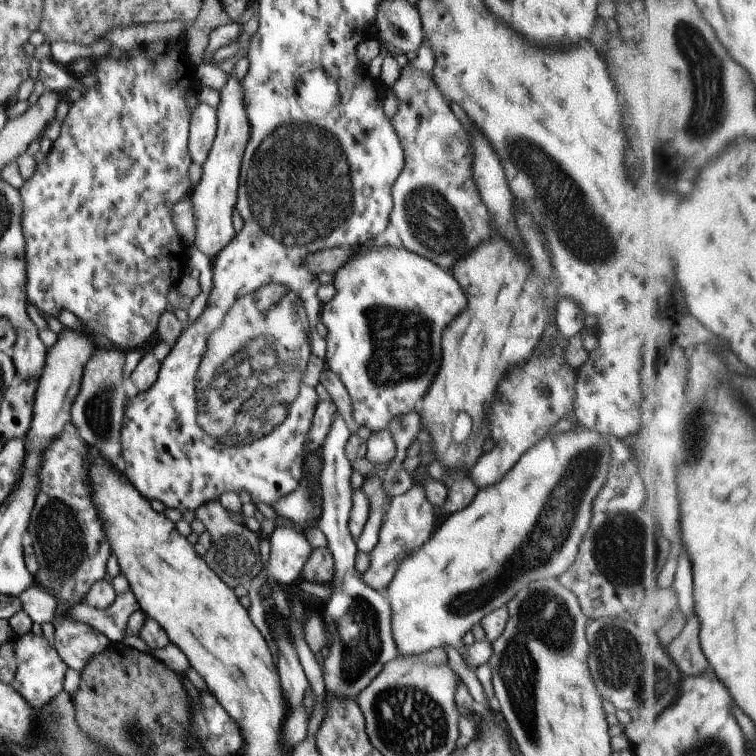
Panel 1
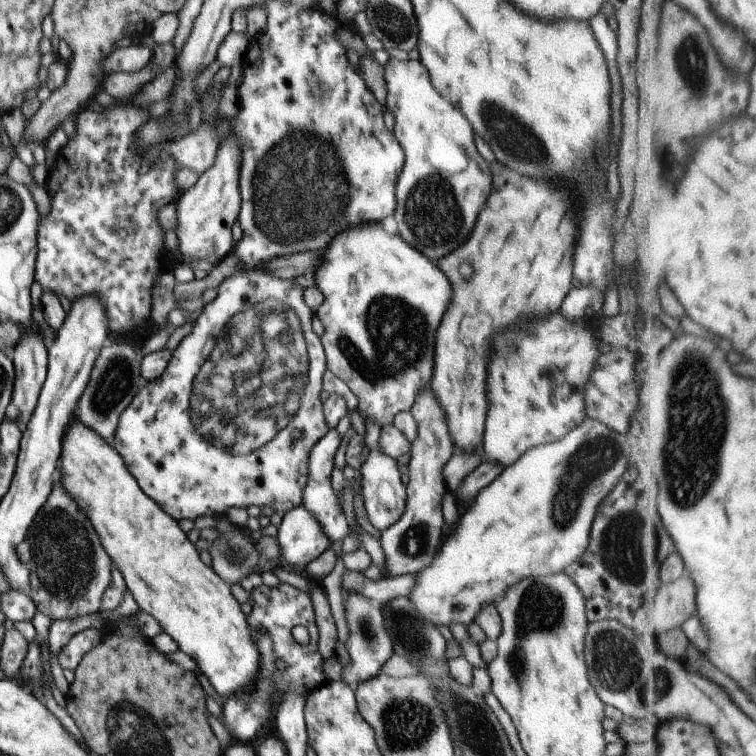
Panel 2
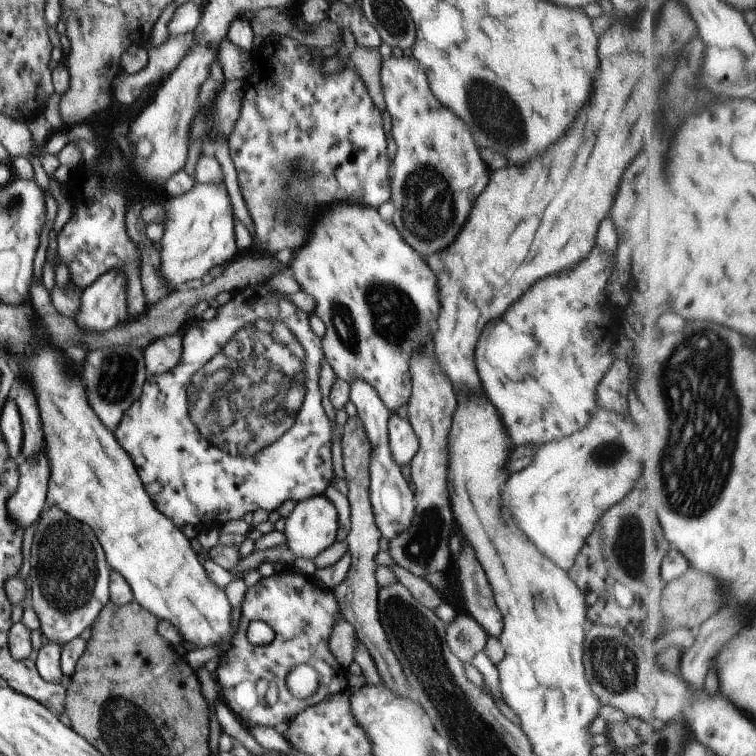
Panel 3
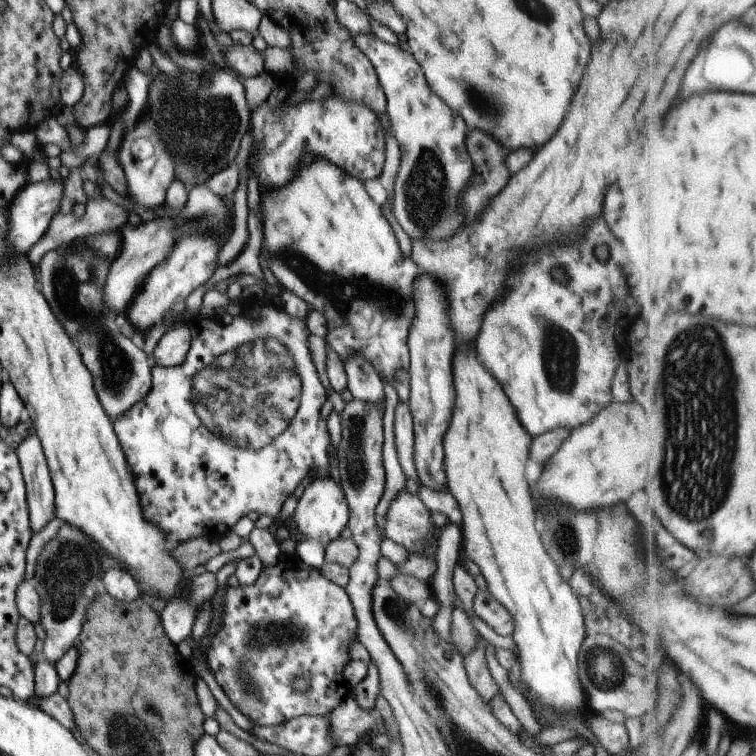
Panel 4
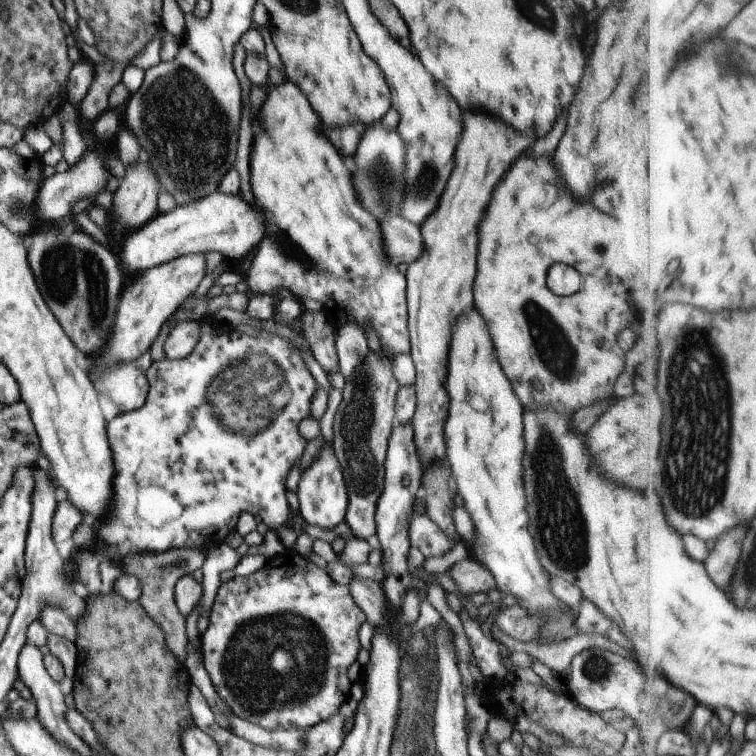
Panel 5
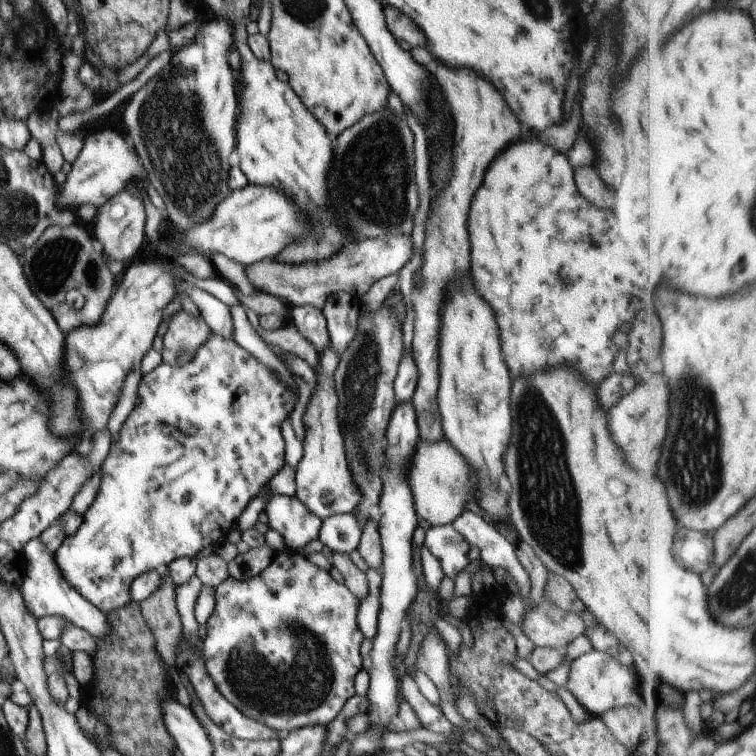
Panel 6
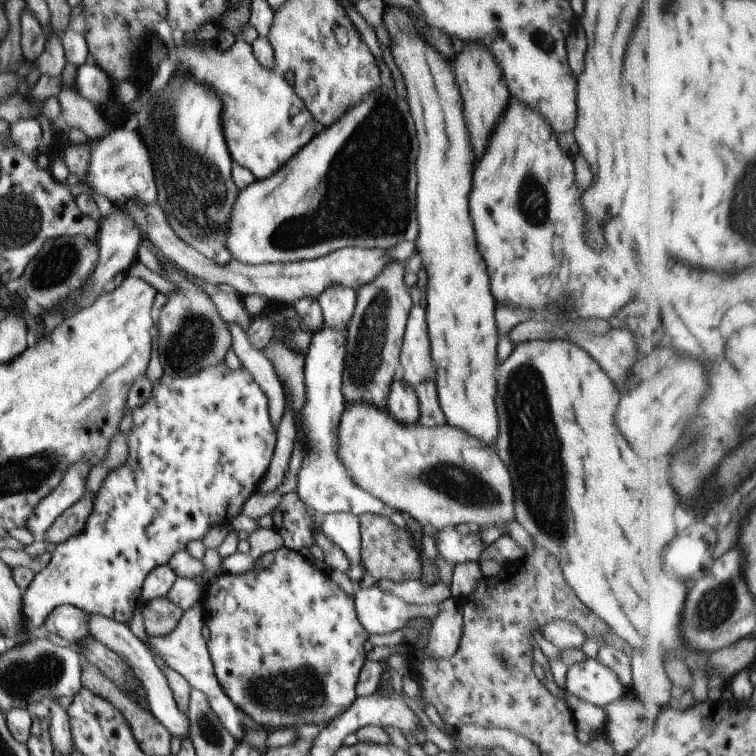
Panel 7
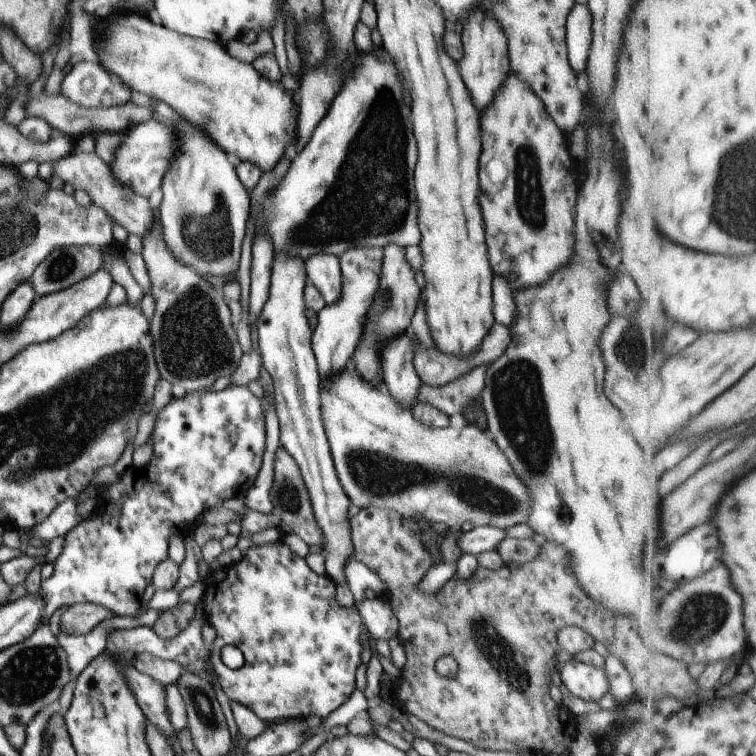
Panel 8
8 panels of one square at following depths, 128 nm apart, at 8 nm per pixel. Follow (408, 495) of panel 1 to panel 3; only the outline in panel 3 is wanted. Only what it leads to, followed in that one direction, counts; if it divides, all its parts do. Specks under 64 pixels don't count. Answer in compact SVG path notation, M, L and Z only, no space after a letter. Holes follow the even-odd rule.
M425 350L414 352L408 362L410 370L410 395L406 402L407 414L406 419L409 421L411 428L414 430L418 440L417 452L411 457L410 478L415 488L414 501L416 511L411 519L411 524L401 531L395 538L392 538L388 544L387 552L393 557L393 560L401 568L405 568L415 576L426 577L433 572L445 573L449 564L449 532L453 528L453 516L449 508L449 496L447 496L447 478L445 478L445 462L447 462L447 430L451 424L453 408L455 408L455 396L451 382L444 374L441 374L441 368L437 366L435 358L427 354Z

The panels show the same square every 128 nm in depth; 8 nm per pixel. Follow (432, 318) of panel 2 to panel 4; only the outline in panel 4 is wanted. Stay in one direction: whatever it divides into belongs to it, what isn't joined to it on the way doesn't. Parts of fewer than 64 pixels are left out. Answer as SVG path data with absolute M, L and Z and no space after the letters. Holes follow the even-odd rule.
M311 156L301 158L301 166L297 168L297 178L293 178L293 182L289 182L289 186L281 186L277 190L267 190L267 192L261 192L259 196L261 196L259 204L261 204L261 214L263 214L262 249L260 253L263 254L265 262L268 263L267 268L277 279L281 290L292 291L294 295L304 300L310 309L315 309L323 314L326 320L326 335L323 340L325 344L330 346L330 349L337 353L342 362L353 353L361 353L362 357L365 357L366 361L373 365L374 371L378 372L380 380L386 378L392 384L395 370L398 368L407 369L410 361L406 340L409 322L413 316L413 304L411 304L409 294L411 294L411 282L417 276L419 268L409 258L401 256L393 230L381 214L379 206L375 206L373 200L365 194L365 190L357 178L349 178L342 168L331 166L331 162L325 162L323 158L311 158Z

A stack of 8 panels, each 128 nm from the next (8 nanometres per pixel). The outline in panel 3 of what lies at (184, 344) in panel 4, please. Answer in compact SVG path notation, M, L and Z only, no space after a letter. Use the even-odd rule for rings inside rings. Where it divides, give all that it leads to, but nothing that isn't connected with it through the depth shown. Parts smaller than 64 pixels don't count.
M182 333L177 335L167 335L152 340L144 349L144 367L148 379L155 375L167 374L181 358Z

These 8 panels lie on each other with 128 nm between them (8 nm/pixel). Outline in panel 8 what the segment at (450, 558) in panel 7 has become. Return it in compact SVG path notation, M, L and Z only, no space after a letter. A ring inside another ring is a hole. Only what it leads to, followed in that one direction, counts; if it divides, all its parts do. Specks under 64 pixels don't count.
M483 525L473 527L471 530L460 534L457 542L462 553L477 556L482 551L495 550L505 537L504 529Z

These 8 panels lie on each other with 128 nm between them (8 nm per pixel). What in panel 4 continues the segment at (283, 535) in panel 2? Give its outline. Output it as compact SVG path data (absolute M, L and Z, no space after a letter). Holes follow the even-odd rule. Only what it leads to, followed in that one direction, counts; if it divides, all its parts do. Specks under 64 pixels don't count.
M327 475L315 477L297 499L292 513L293 525L305 538L296 542L295 554L310 567L320 569L324 562L324 550L328 542L336 539L345 528L348 517L348 504L341 485Z

